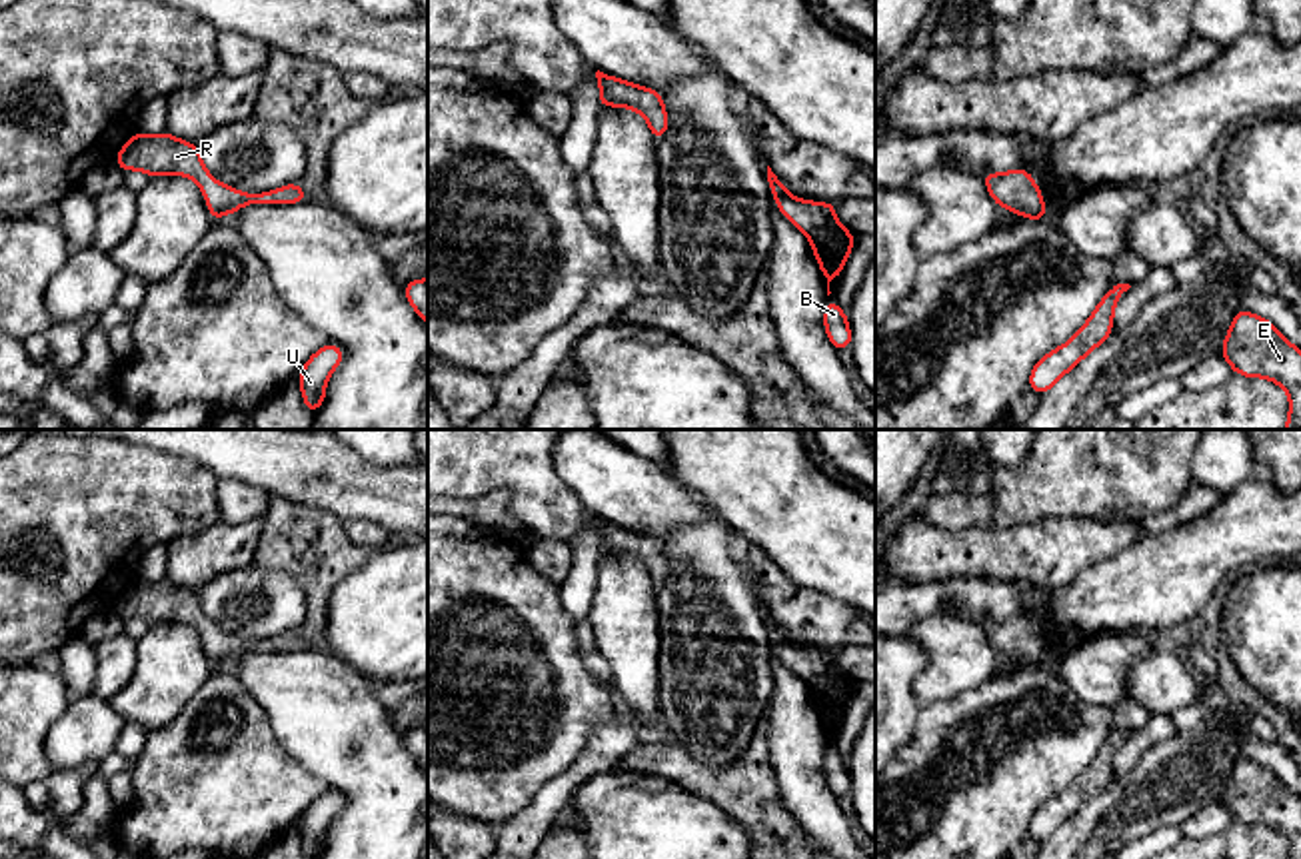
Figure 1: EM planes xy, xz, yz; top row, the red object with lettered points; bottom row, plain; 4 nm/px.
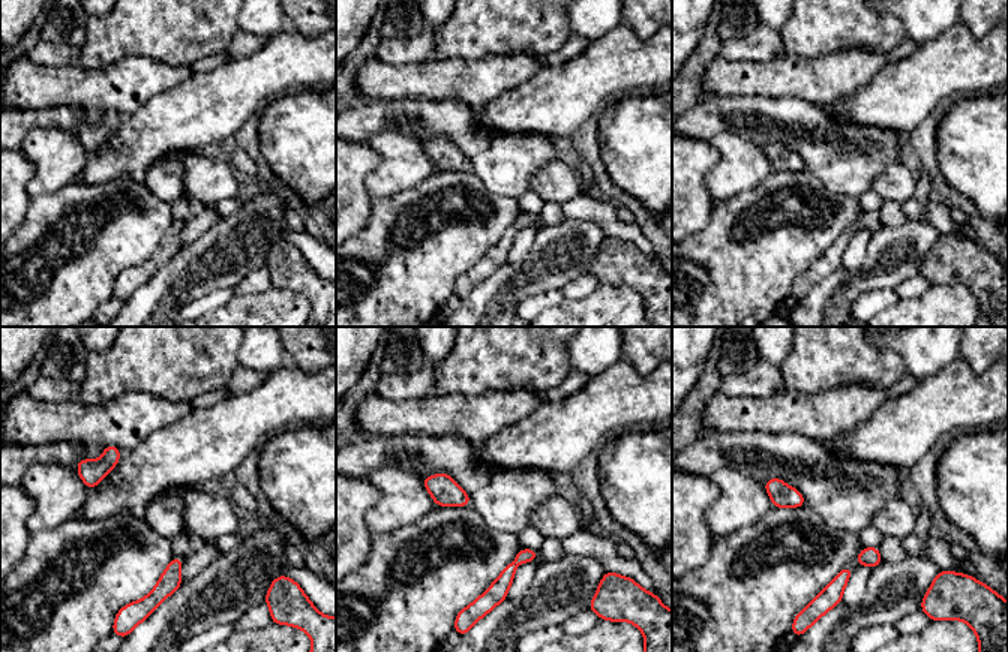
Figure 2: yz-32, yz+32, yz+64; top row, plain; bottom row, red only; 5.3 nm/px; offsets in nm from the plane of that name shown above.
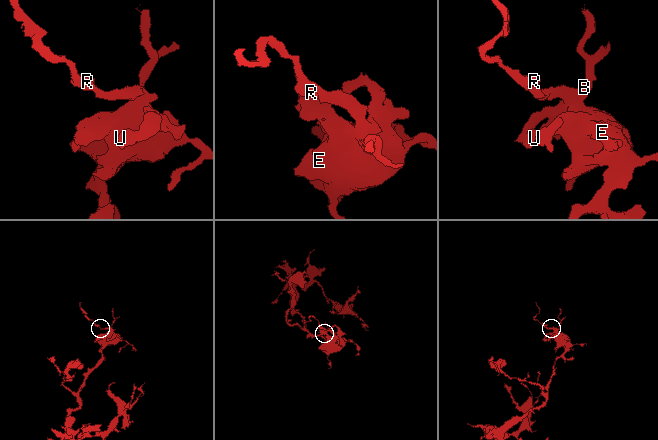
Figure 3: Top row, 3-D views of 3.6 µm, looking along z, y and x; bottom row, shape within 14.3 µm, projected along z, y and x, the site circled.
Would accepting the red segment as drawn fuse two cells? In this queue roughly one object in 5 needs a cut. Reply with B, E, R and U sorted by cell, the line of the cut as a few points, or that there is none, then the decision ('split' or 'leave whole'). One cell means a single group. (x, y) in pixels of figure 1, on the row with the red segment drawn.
B E R U; no cut; leave whole

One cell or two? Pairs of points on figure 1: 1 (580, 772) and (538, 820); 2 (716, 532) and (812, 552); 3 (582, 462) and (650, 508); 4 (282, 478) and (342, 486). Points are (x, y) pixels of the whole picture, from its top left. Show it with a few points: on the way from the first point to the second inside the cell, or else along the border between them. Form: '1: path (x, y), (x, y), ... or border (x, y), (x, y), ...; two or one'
1: path (568, 784), (544, 808); one
2: border (716, 516), (736, 532); two
3: path (598, 470), (616, 486), (634, 494); one
4: path (296, 478), (328, 480); one

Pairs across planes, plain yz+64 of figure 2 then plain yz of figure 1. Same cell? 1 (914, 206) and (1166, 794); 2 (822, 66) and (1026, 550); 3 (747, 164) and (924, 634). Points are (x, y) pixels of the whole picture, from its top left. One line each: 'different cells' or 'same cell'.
1: different cells
2: same cell
3: same cell

